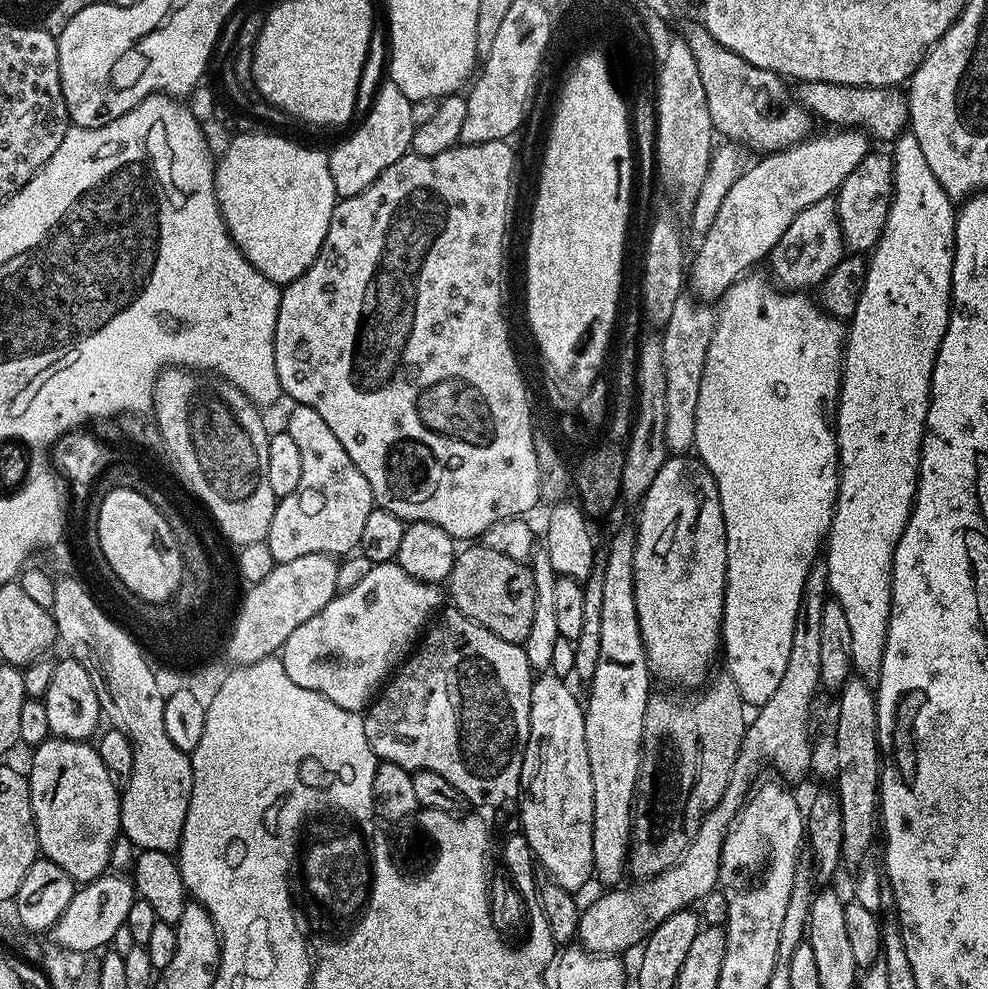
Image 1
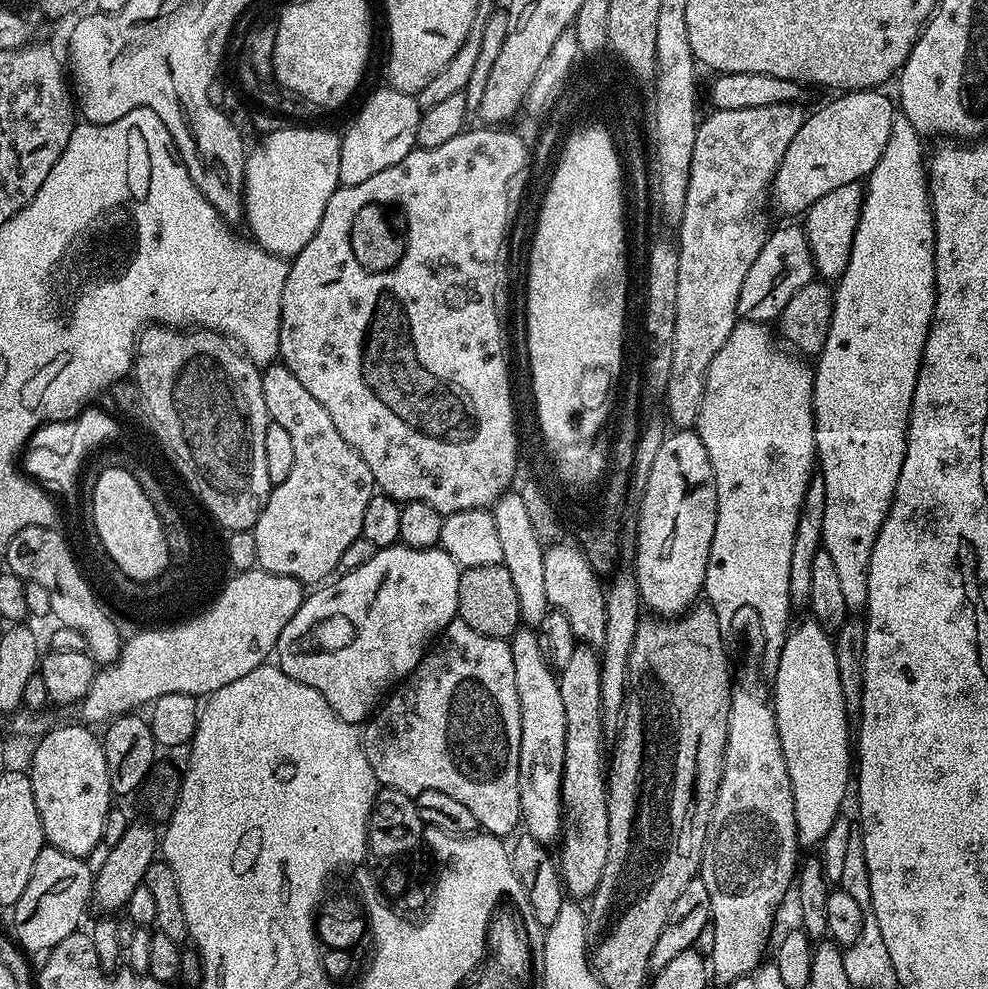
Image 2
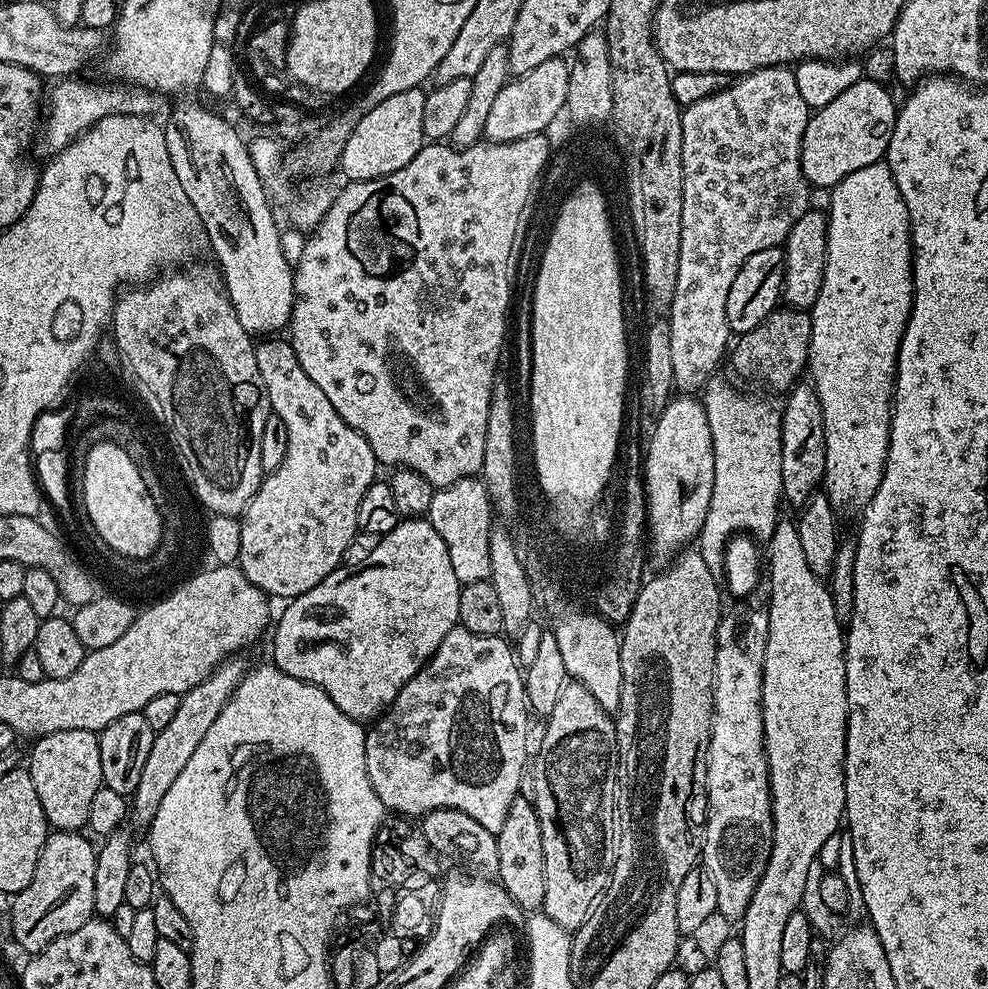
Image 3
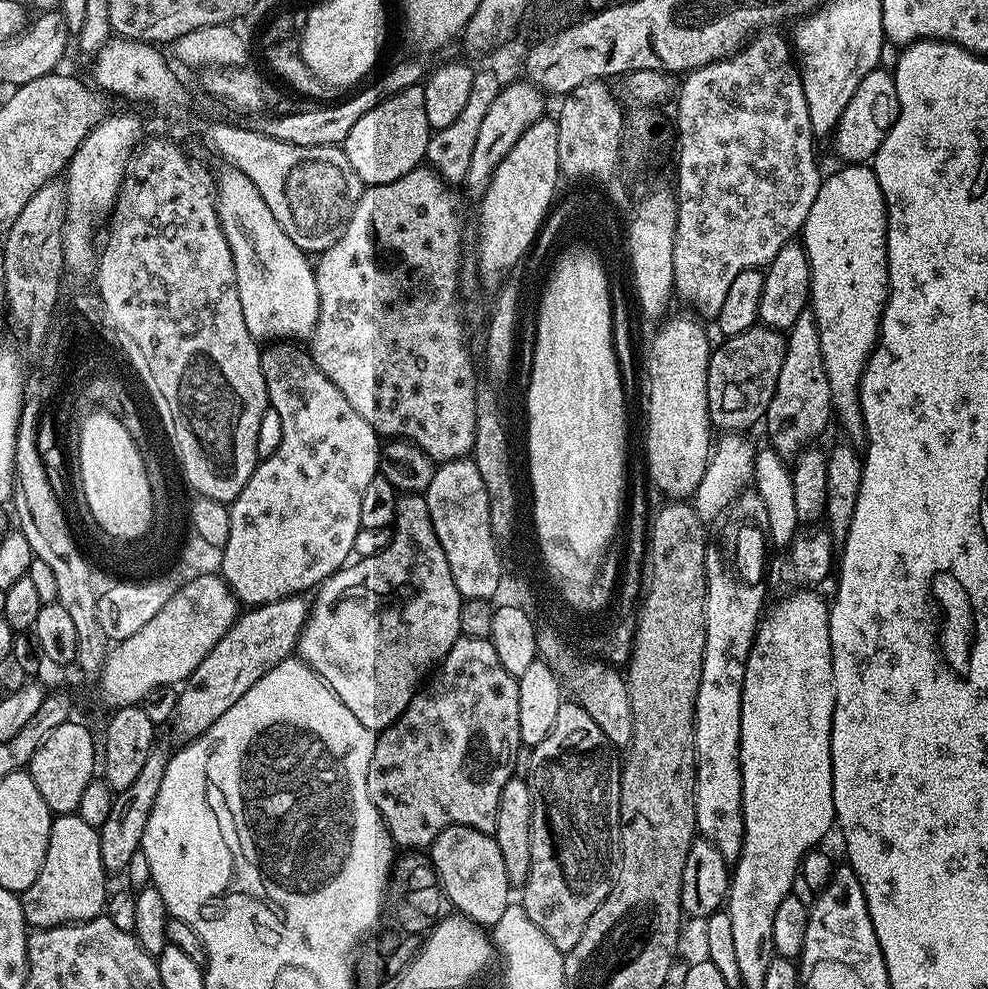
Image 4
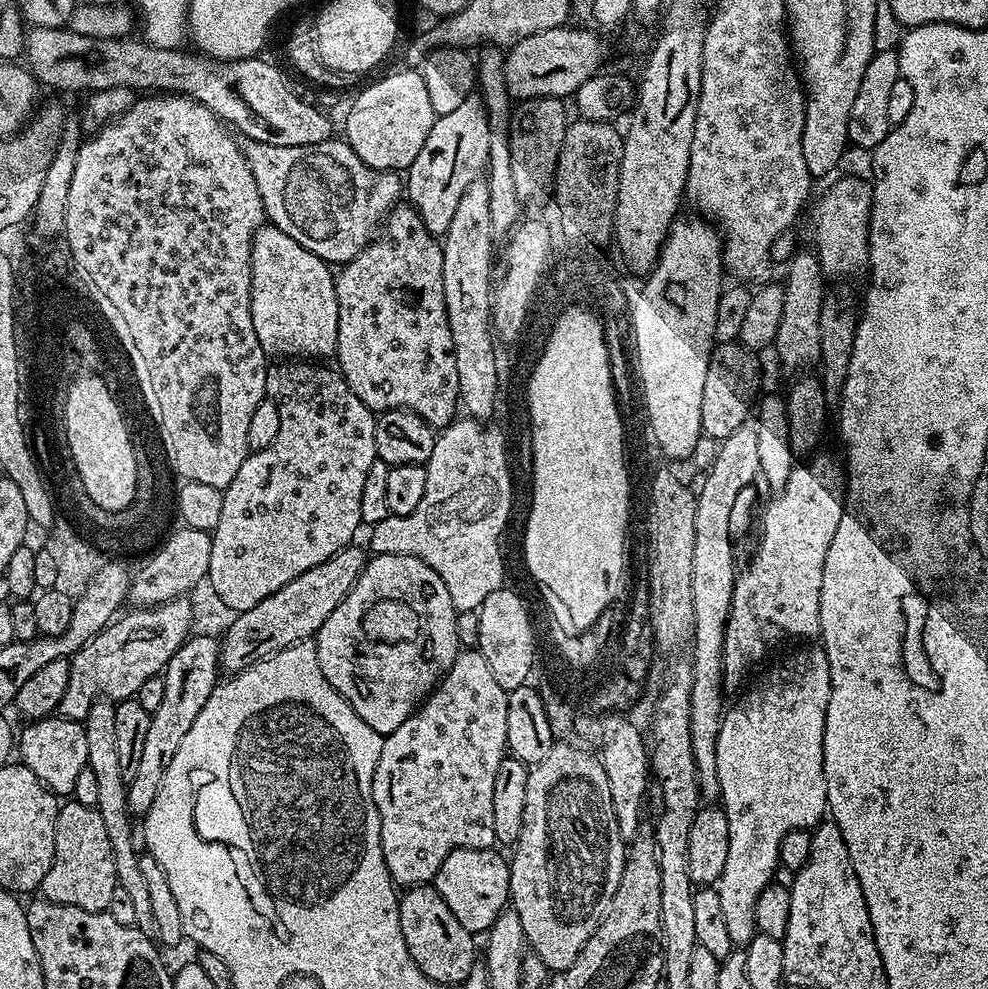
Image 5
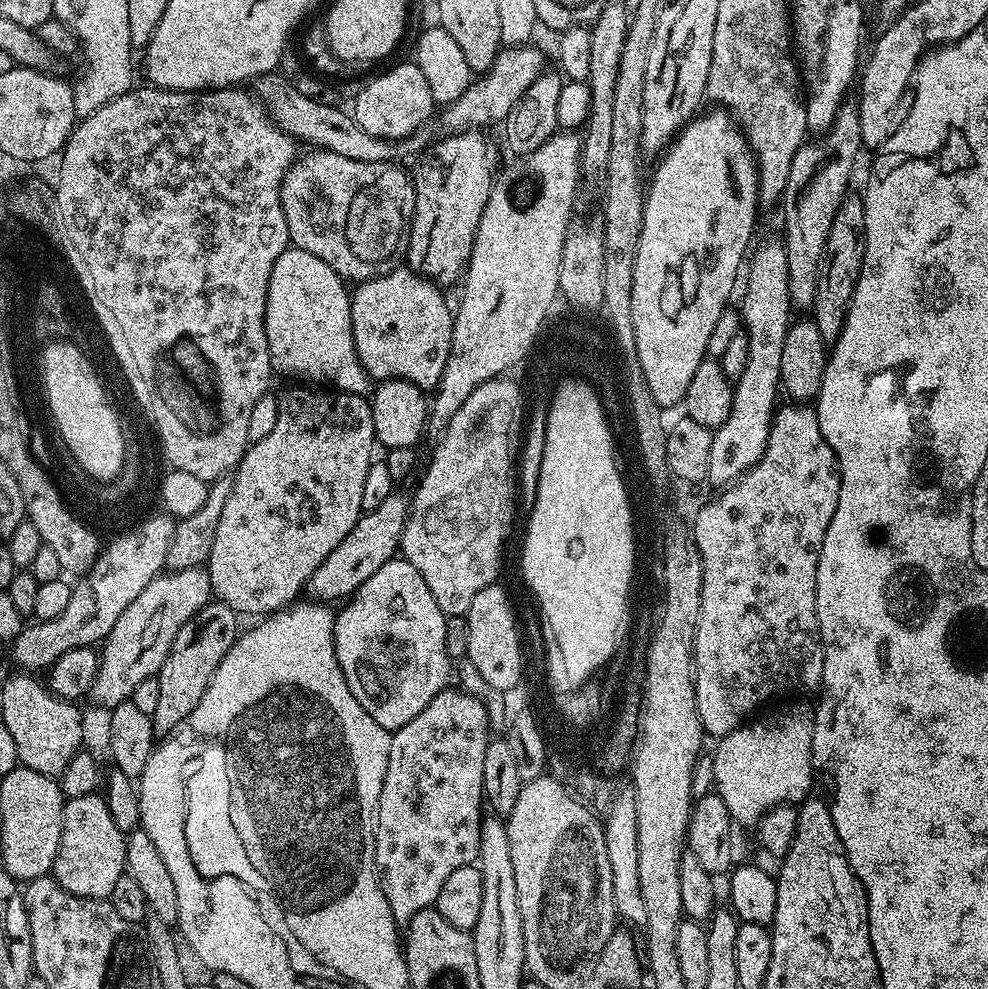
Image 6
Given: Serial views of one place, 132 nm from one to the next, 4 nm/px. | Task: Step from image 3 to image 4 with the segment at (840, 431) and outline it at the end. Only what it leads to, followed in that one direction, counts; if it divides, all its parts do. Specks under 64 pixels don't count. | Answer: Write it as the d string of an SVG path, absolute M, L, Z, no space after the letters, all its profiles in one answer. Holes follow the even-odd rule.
M852 162L847 166L840 166L833 176L825 175L820 182L818 198L814 198L814 206L810 206L810 214L806 214L806 222L802 229L802 247L808 254L808 265L812 271L812 286L810 289L810 308L816 313L816 325L818 334L822 342L822 356L826 366L826 378L830 382L832 391L832 402L837 413L845 412L853 418L860 415L860 378L867 364L872 349L876 346L876 341L880 334L880 315L884 312L884 306L888 298L888 248L886 238L888 237L888 211L884 205L884 195L882 186L878 186L878 178L872 173L871 167L864 162Z

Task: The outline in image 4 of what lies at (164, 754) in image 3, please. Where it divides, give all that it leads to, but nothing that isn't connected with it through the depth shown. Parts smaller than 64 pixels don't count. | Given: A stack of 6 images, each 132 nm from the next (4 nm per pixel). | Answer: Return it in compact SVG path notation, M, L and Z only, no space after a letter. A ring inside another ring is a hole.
M300 594L284 596L269 604L253 607L245 614L237 615L236 620L230 626L228 633L216 643L214 650L202 658L198 670L189 676L183 688L179 691L176 704L176 716L180 720L180 728L185 732L185 737L195 738L212 725L219 716L262 674L274 670L278 662L289 659L297 651L300 636L304 632L304 626L310 617L310 604L304 601Z

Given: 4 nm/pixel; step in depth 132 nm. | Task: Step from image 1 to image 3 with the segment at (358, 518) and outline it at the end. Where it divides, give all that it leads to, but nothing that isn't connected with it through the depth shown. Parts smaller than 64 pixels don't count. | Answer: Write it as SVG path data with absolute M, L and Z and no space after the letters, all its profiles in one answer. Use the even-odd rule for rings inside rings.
M264 338L256 344L256 357L258 358L258 370L262 374L262 382L264 389L268 395L268 406L271 415L282 418L282 422L286 426L286 458L282 458L282 466L278 466L276 472L269 472L261 480L258 490L254 494L254 498L246 507L244 507L242 515L239 517L240 529L242 530L242 546L240 547L240 558L238 566L242 570L242 574L246 574L246 578L250 578L250 582L254 586L258 586L270 598L276 596L284 596L283 598L291 598L306 594L306 590L314 590L314 586L318 586L318 582L322 582L322 578L326 578L333 572L335 568L341 567L344 560L344 552L350 546L350 542L356 535L358 529L358 505L362 502L362 494L366 494L366 490L371 486L373 480L377 479L378 461L374 450L370 450L370 442L366 442L366 438L362 438L362 434L358 434L358 430L354 430L350 426L346 426L346 422L342 422L342 418L338 414L338 410L334 410L334 406L330 406L326 394L322 394L321 388L316 385L313 380L306 375L306 370L302 370L302 362L298 362L298 354L294 354L291 343L284 338Z

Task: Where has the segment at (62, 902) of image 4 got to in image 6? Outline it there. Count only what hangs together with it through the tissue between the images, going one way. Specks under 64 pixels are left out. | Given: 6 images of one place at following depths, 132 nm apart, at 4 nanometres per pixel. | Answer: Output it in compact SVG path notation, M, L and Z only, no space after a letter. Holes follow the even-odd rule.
M91 792L82 798L65 799L64 817L62 818L62 838L60 849L56 855L54 875L58 883L70 894L82 898L108 900L112 895L118 878L125 875L124 859L126 858L126 834L114 826L114 818L110 818L110 810L106 806L103 795Z

